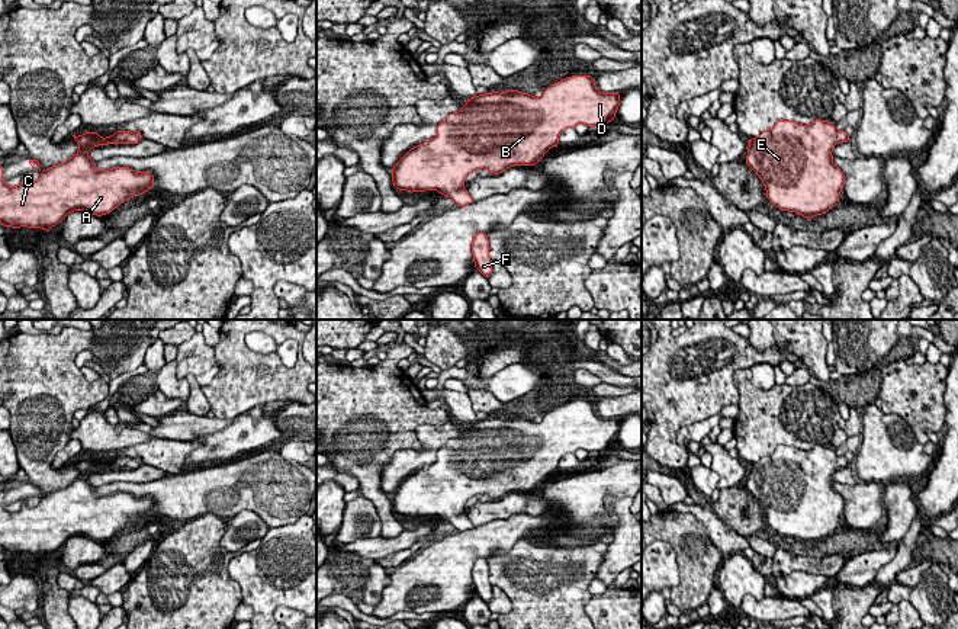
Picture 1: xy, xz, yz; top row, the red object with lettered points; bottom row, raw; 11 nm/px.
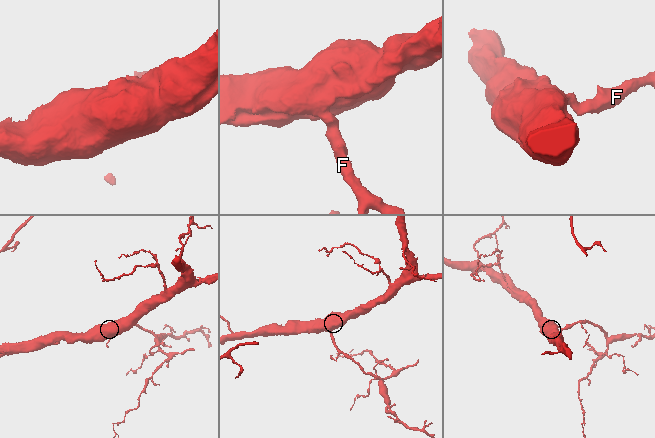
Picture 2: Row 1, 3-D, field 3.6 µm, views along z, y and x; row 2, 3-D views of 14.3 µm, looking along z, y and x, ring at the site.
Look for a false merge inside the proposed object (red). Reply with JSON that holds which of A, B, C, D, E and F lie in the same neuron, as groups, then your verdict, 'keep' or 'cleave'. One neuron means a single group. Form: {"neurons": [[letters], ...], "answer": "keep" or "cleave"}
{"neurons": [["A", "B", "C", "D", "E", "F"]], "answer": "keep"}

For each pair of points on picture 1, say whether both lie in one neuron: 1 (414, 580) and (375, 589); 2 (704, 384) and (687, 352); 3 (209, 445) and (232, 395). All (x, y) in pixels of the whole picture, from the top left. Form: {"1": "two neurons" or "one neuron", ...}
{"1": "two neurons", "2": "one neuron", "3": "two neurons"}

